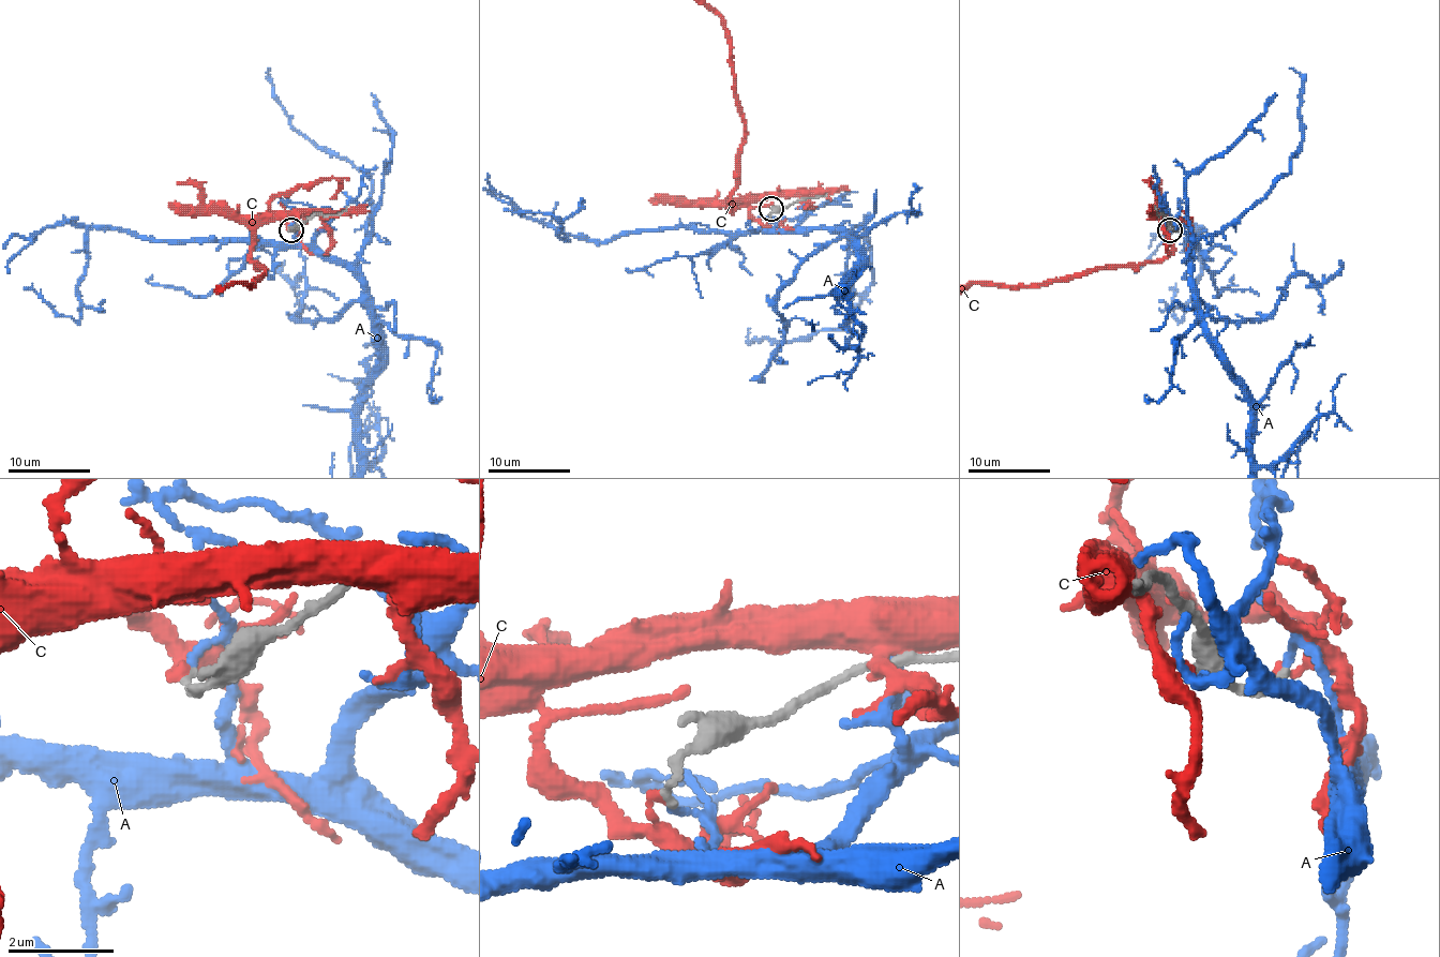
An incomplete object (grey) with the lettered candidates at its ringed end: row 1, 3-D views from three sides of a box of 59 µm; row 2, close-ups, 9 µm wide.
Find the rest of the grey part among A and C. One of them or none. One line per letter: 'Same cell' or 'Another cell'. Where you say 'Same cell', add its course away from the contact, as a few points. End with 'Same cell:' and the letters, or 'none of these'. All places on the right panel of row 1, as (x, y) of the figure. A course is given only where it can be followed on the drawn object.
A: Another cell
C: Another cell
Same cell: none of these

